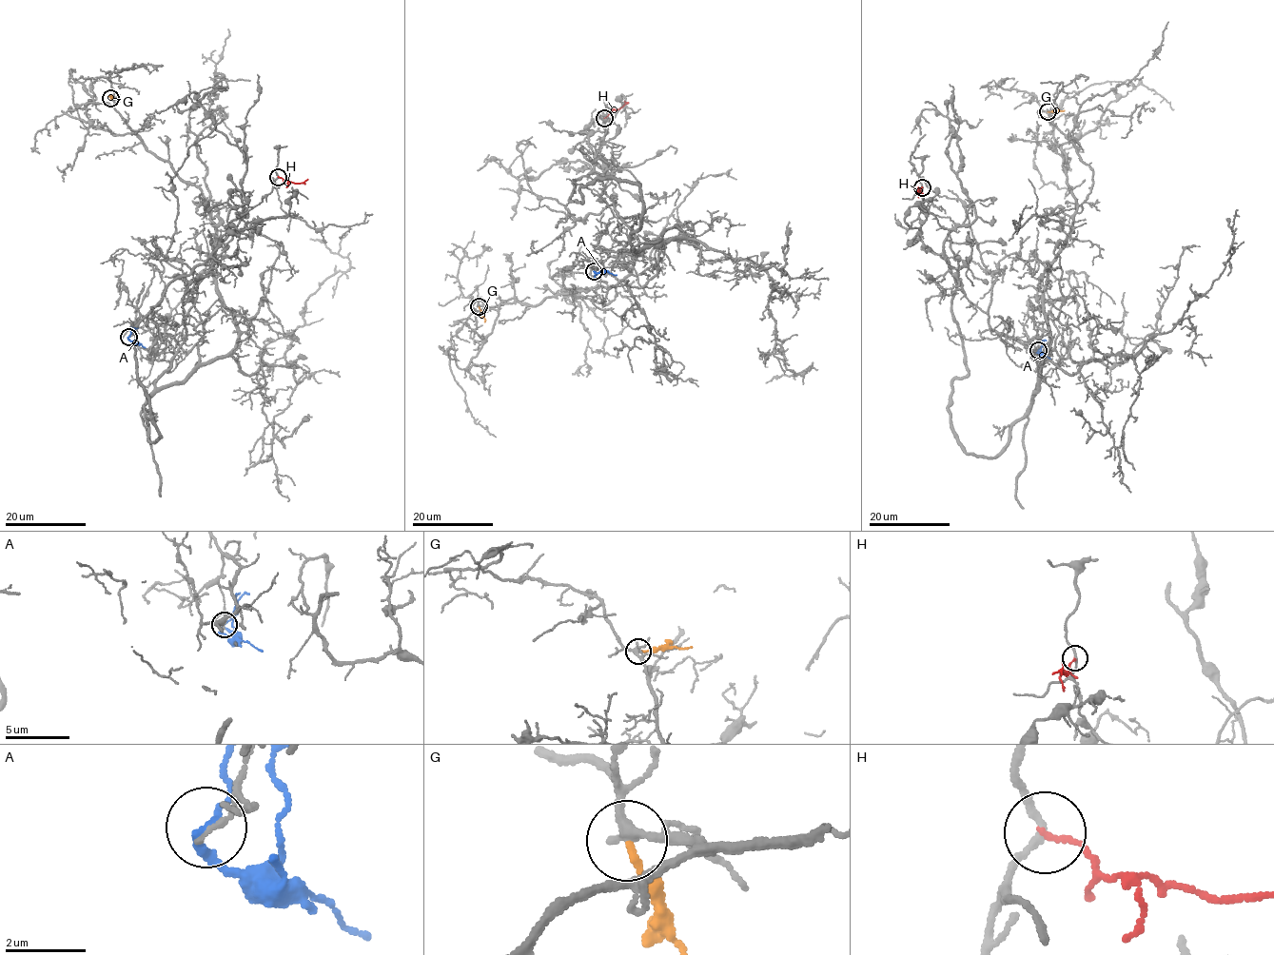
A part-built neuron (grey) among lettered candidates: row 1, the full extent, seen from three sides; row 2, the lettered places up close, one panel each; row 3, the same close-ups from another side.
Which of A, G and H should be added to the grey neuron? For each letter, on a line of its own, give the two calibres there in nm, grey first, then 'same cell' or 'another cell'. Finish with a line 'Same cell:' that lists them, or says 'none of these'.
A: 130/170 nm | another cell
G: 220/160 nm | another cell
H: 160/110 nm | another cell
Same cell: none of these

